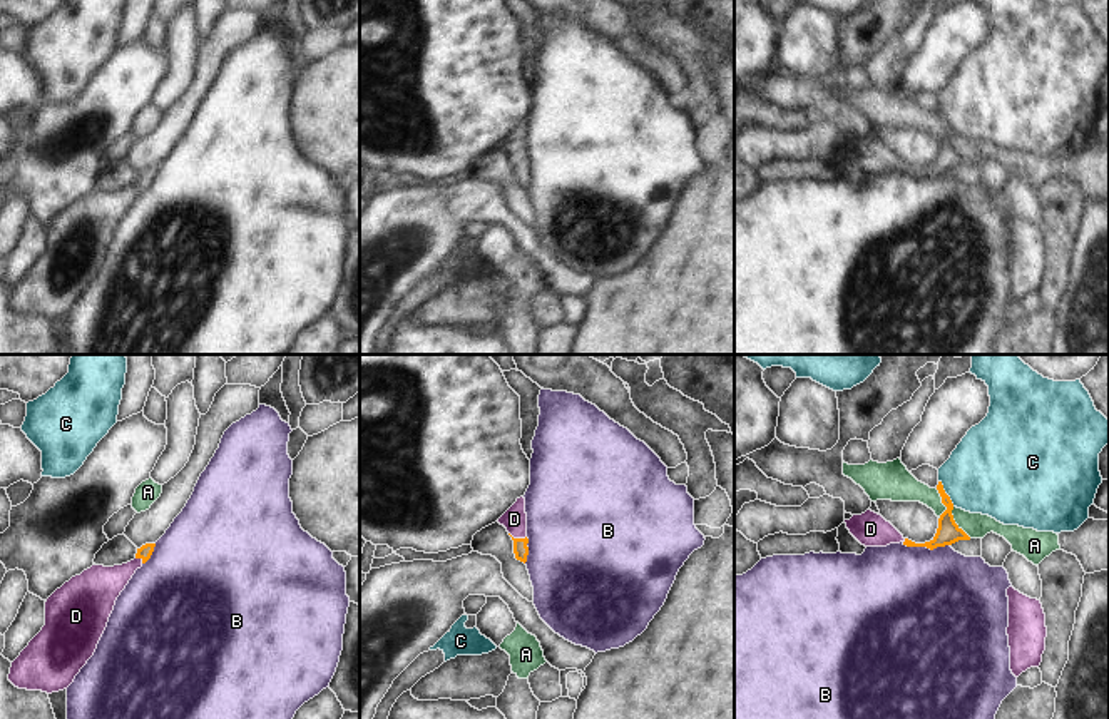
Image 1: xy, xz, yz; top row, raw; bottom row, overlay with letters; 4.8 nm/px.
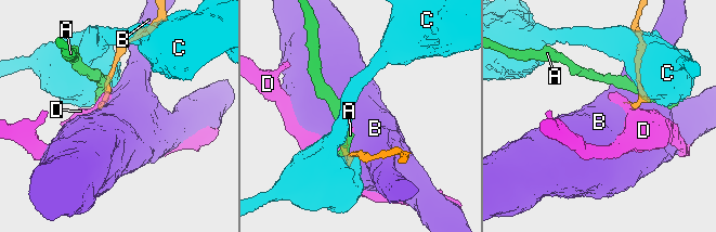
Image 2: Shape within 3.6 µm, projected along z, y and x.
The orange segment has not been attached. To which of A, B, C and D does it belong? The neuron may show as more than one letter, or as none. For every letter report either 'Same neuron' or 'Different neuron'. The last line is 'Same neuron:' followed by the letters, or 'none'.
A: Different neuron
B: Different neuron
C: Different neuron
D: Same neuron
Same neuron: D

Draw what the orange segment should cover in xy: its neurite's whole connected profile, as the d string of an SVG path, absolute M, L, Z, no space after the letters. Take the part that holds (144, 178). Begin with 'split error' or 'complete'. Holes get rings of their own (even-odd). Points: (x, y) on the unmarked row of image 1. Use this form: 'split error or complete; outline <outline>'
split error; outline M156 169L142 171L135 184L122 191L92 191L57 214L45 227L45 251L12 288L8 306L18 314L47 319L67 314L94 281L117 222L135 196L151 184L154 172Z

